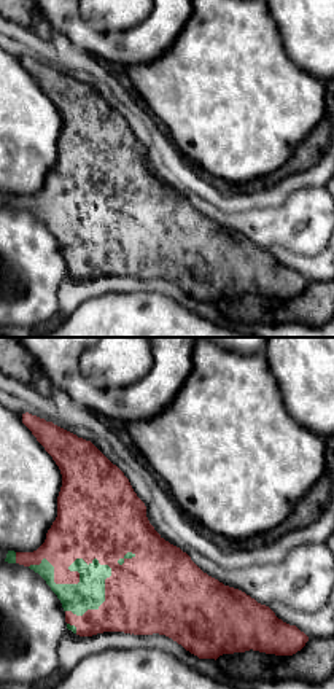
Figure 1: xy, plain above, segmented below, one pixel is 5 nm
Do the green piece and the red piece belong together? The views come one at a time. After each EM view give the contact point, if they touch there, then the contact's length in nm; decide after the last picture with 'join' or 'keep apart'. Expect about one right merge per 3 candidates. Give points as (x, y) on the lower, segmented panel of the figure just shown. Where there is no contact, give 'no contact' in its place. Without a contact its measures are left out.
contact (70, 570); length 420 nm

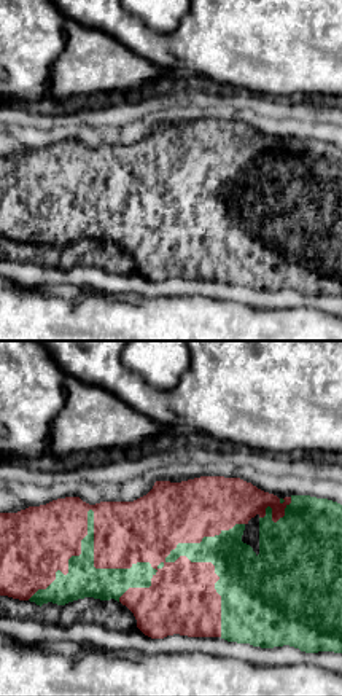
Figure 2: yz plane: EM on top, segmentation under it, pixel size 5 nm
contact (93, 556); length 1150 nm

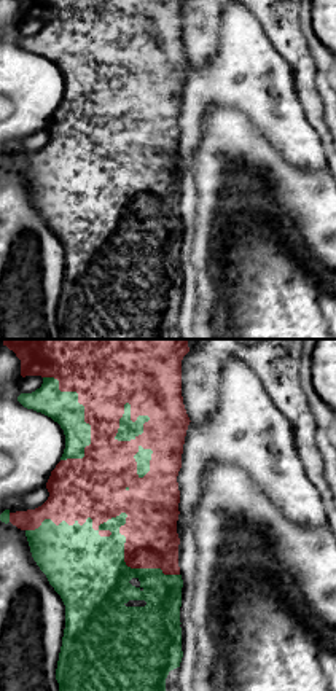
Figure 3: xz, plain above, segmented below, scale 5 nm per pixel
contact (125, 513); length 800 nm

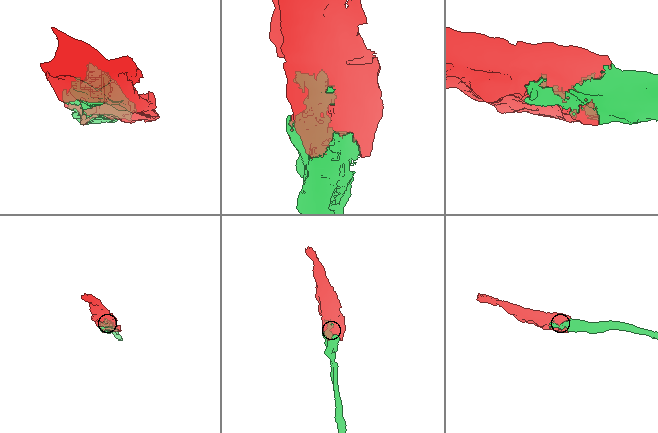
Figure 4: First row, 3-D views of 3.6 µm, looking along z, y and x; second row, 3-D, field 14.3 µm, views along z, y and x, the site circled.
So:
join

